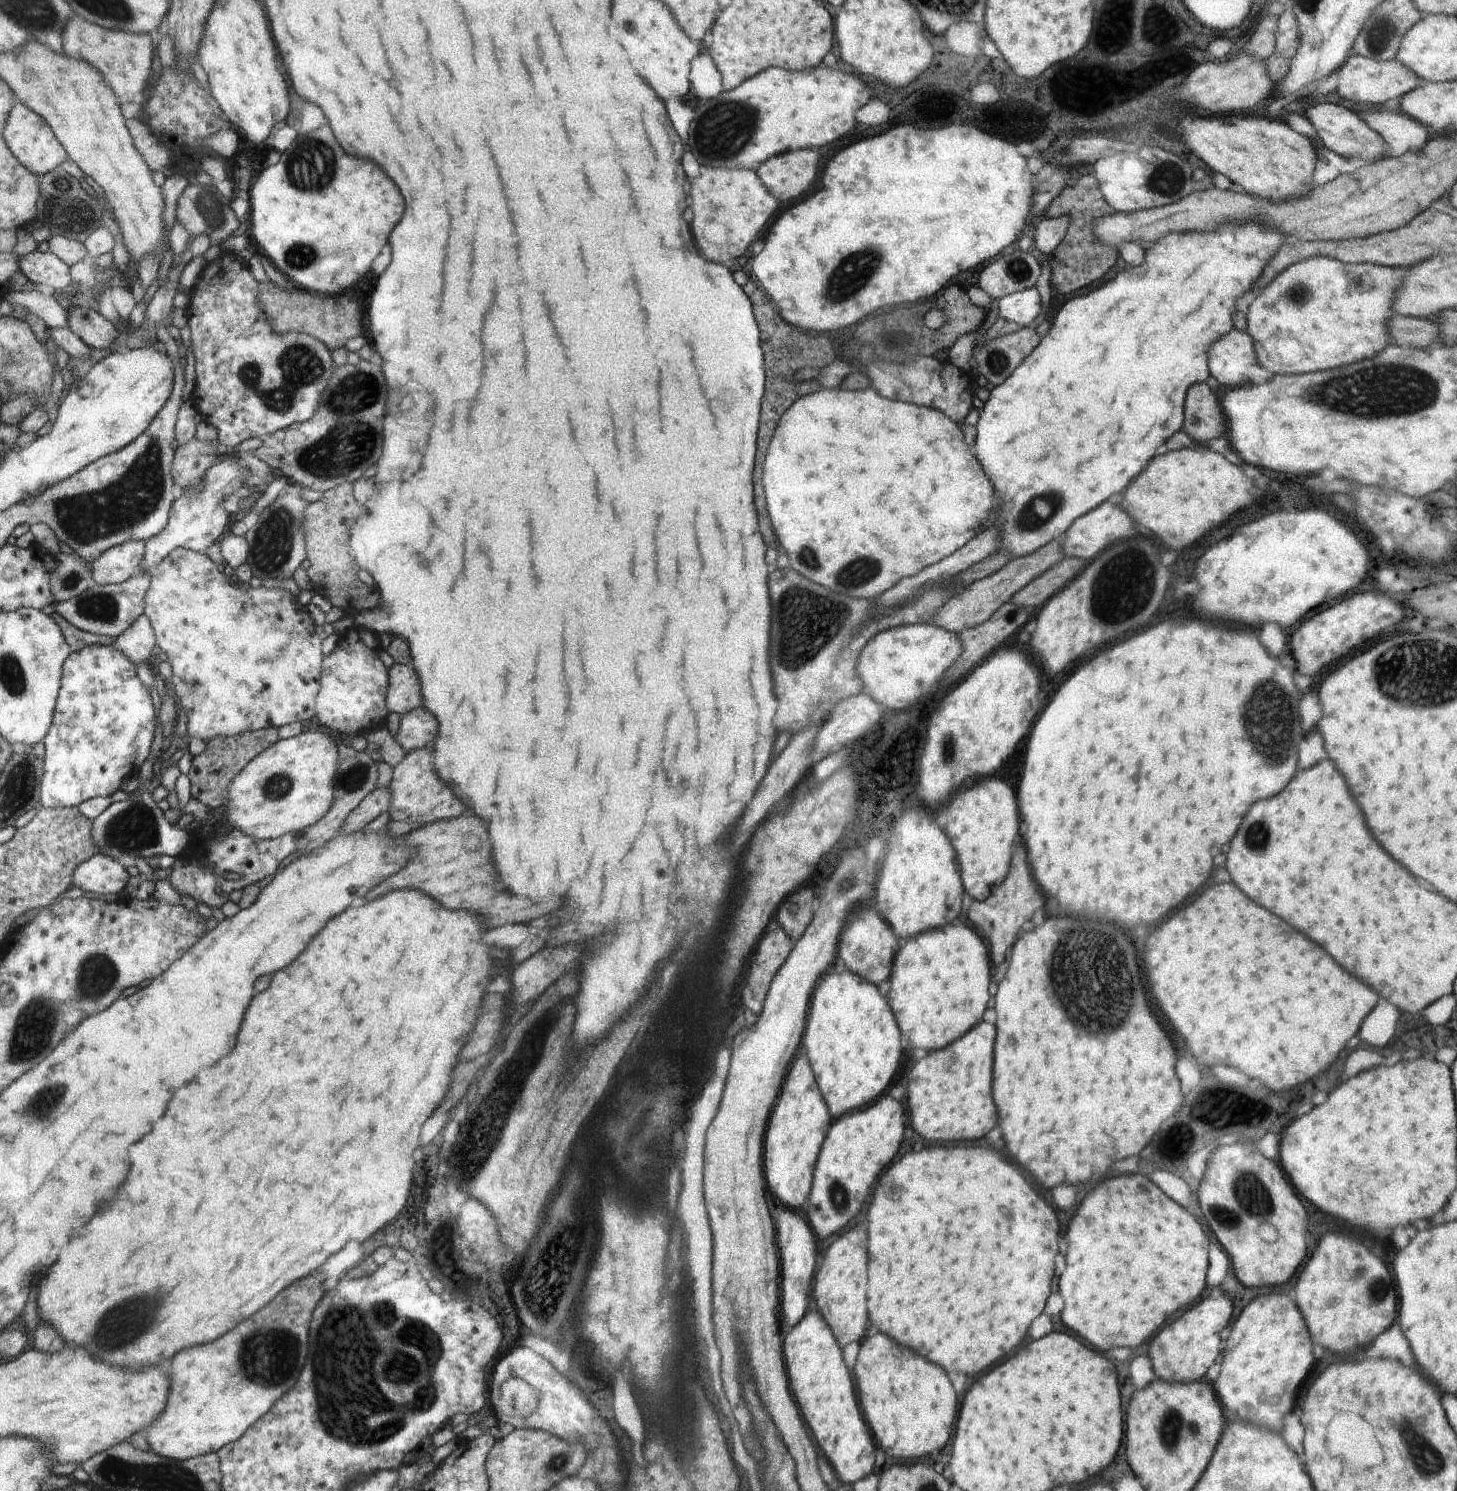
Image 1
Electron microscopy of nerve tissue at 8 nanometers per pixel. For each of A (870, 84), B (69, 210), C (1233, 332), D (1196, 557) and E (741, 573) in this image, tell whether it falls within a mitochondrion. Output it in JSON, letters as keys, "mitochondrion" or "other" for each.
{"A":"other","B":"mitochondrion","C":"other","D":"other","E":"other"}

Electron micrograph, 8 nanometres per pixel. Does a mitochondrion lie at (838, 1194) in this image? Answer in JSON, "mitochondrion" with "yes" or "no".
{"mitochondrion":"yes"}

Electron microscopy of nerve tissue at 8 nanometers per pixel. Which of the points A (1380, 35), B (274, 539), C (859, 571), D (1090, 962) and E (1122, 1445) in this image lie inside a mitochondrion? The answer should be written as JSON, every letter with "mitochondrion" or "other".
{"A":"mitochondrion","B":"mitochondrion","C":"mitochondrion","D":"mitochondrion","E":"other"}

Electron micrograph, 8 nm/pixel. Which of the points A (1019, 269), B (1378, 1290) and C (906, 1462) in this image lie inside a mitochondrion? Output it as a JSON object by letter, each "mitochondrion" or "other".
{"A":"mitochondrion","B":"mitochondrion","C":"other"}

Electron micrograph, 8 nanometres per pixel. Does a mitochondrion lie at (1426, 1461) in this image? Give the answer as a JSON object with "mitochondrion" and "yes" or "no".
{"mitochondrion":"yes"}

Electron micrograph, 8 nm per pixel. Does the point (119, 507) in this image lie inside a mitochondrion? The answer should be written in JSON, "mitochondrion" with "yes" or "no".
{"mitochondrion":"yes"}

